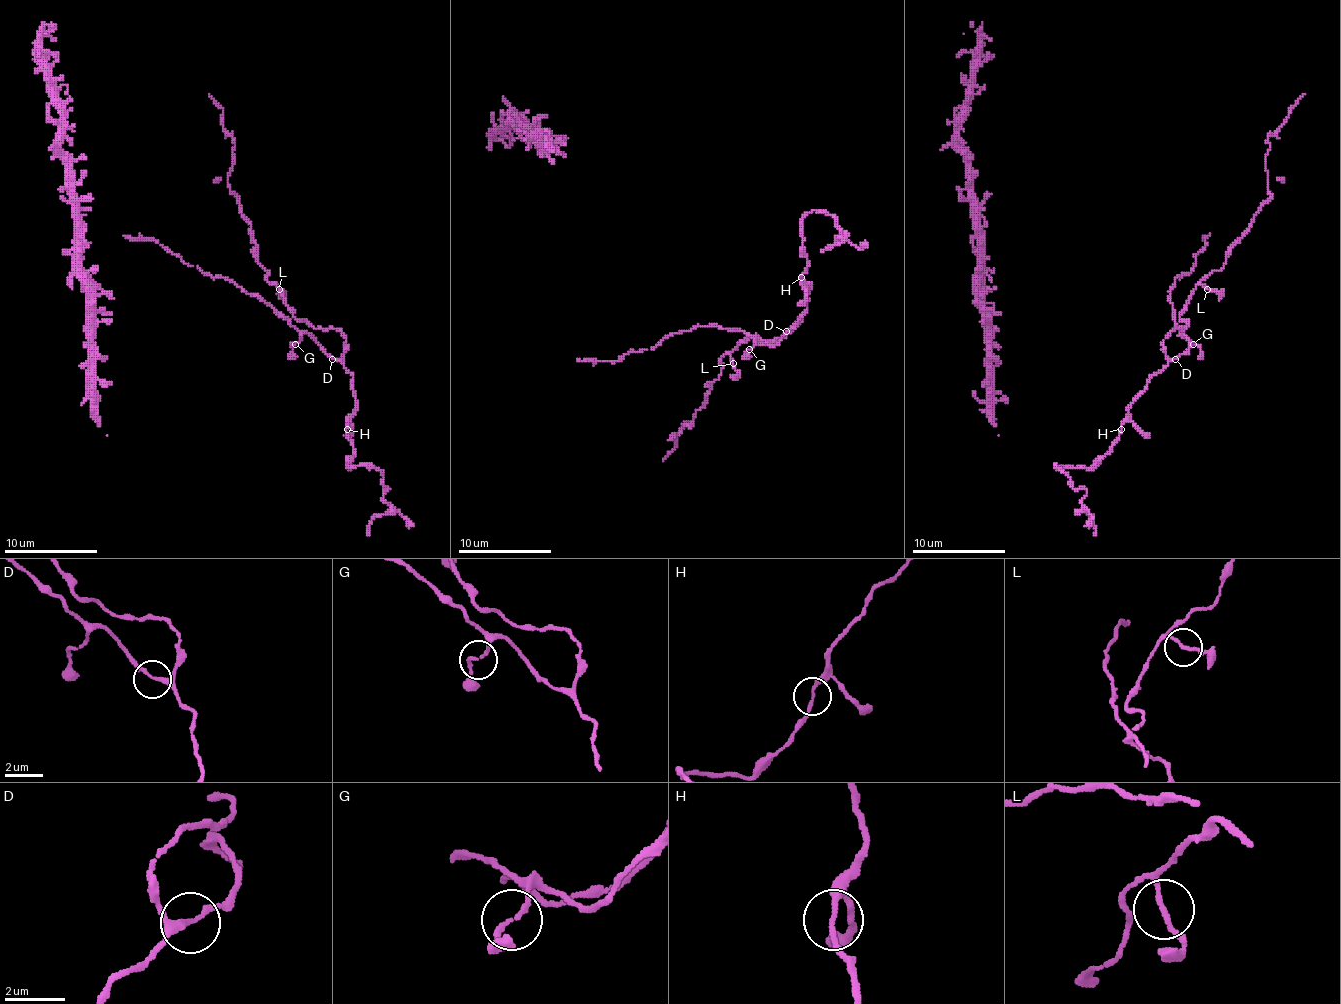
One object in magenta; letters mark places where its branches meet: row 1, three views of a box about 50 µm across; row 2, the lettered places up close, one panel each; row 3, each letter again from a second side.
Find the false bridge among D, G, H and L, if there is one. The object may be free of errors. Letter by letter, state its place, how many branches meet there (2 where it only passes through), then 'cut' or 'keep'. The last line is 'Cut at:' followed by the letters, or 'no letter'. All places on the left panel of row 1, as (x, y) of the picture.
D: place (332, 359); branches 2; keep
G: place (295, 344); branches 2; keep
H: place (347, 429); branches 2; keep
L: place (279, 289); branches 2; keep
Cut at: no letter

